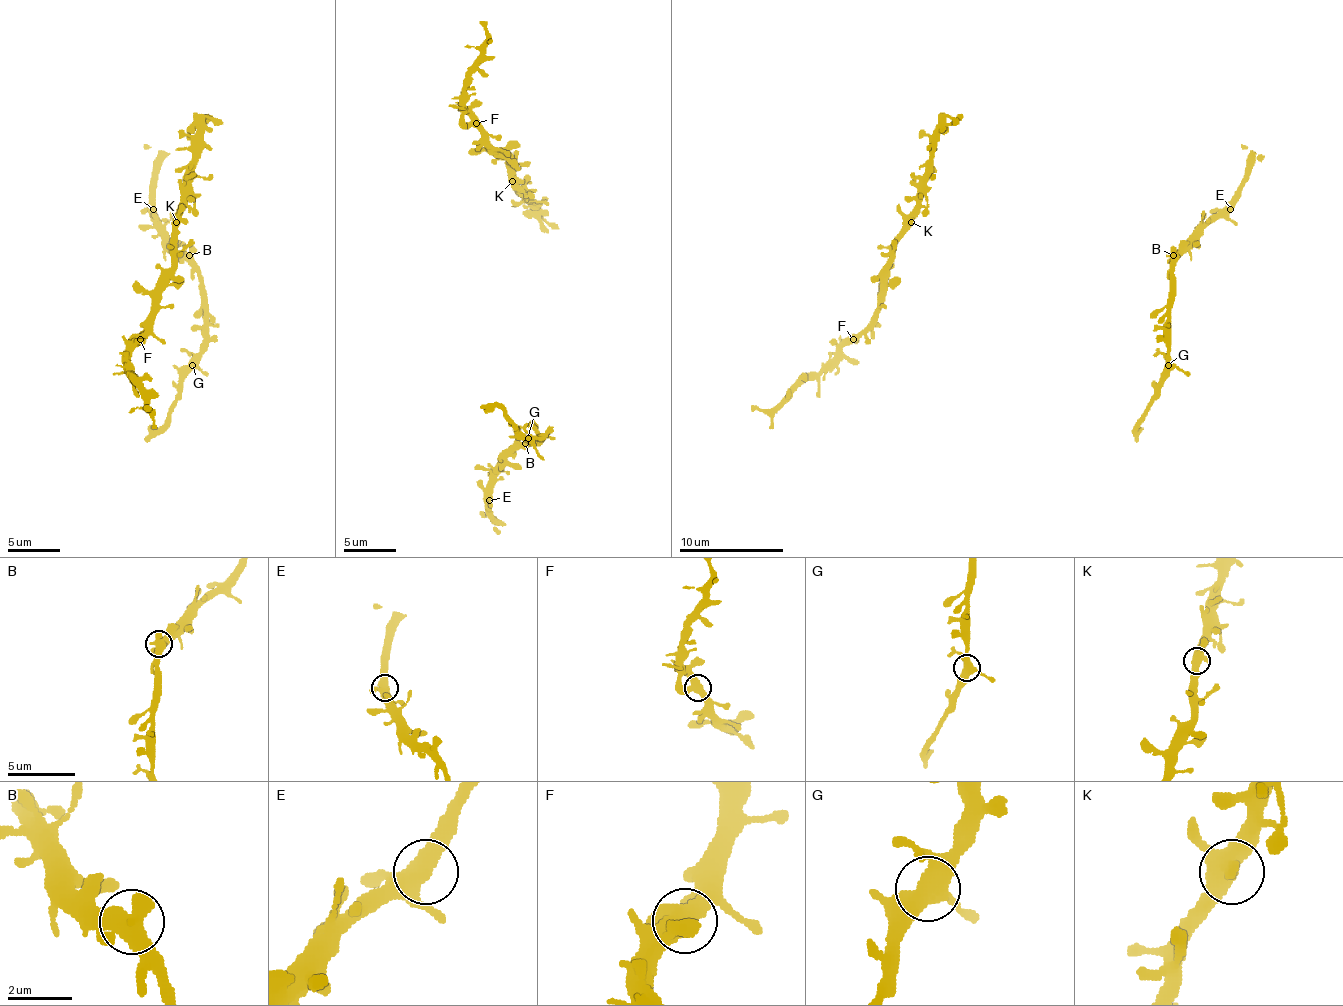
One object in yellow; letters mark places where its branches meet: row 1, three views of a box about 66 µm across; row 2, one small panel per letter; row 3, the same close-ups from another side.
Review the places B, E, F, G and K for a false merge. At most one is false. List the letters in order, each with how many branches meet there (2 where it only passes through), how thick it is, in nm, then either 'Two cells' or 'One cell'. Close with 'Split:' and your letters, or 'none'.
B: Branches: 3. Thickness 480 nm. One cell
E: Branches: 3. Thickness 440 nm. One cell
F: Branches: 3. Thickness 480 nm. One cell
G: Branches: 4. Thickness 480 nm. One cell
K: Branches: 3. Thickness 480 nm. One cell
Split: none

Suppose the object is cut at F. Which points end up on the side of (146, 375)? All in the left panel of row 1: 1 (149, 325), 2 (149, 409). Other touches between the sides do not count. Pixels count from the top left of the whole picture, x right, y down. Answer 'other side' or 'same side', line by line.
1: other side
2: same side

